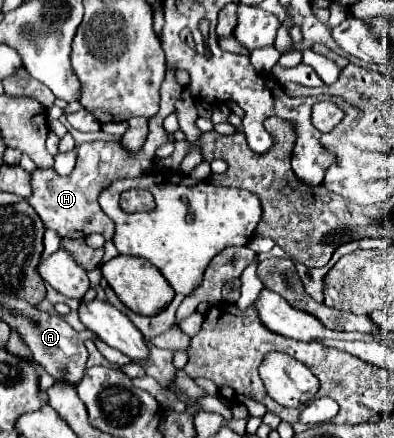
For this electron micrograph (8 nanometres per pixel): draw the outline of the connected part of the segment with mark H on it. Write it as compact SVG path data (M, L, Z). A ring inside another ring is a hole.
M160 101L160 111L148 121L150 133L140 153L126 151L118 141L112 143L94 141L94 143L82 143L78 147L78 163L72 169L72 173L66 177L56 175L54 169L32 171L32 197L26 201L40 215L46 229L56 229L60 237L68 237L68 239L88 237L92 233L102 233L106 239L112 239L114 221L98 205L98 195L106 189L108 183L112 183L118 177L138 177L154 171L154 163L152 163L154 149L166 143L166 131L162 131L162 107L172 107L172 105Z

